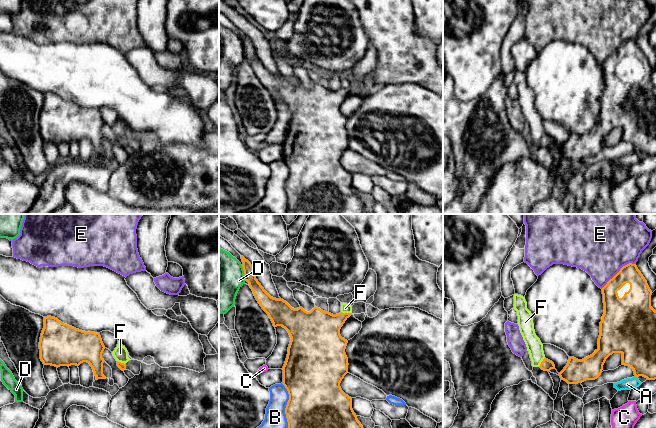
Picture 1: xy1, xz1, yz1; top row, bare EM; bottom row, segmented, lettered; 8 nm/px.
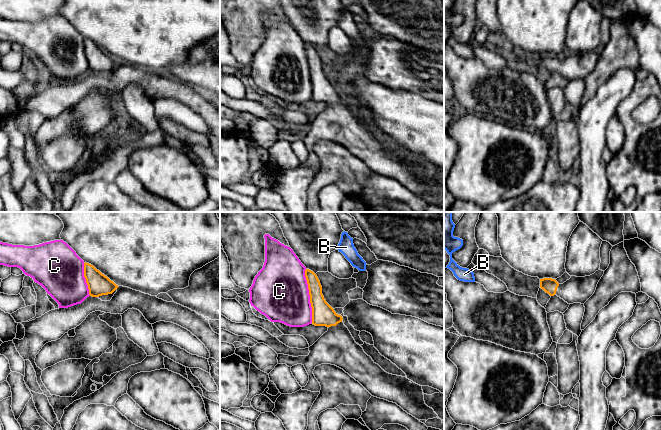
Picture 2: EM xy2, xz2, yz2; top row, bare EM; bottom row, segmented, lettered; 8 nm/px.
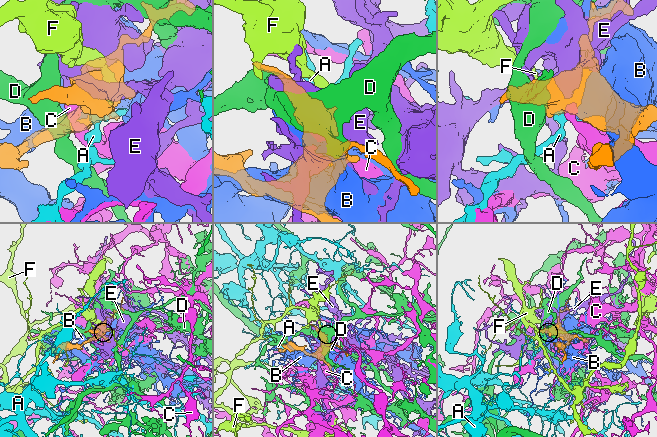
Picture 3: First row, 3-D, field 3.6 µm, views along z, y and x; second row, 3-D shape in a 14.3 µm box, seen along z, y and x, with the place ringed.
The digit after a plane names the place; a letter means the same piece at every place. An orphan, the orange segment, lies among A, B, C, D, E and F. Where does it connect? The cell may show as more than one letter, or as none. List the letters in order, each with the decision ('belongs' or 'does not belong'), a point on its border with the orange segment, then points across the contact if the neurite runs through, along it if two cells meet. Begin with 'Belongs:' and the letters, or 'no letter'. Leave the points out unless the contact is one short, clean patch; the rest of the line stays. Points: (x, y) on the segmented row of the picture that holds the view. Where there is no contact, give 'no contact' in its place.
Belongs: no letter
A: does not belong | yz1 (636, 376)
B: does not belong | xz1 (286, 405)
C: does not belong | xz2 (310, 296)
D: does not belong | xz1 (244, 273)
E: does not belong | yz1 (619, 271)
F: does not belong | xz1 (346, 313) | along xz1 (341, 311), (351, 313)

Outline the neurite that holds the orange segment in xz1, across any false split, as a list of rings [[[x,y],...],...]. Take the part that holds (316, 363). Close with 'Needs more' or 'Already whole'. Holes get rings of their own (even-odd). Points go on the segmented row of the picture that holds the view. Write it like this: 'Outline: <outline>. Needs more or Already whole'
Outline: [[[241,256],[241,259],[243,262],[244,280],[249,283],[256,300],[268,314],[273,326],[282,326],[291,337],[287,358],[282,368],[282,384],[289,394],[289,400],[285,408],[288,428],[363,428],[352,409],[352,398],[346,395],[340,387],[342,379],[348,373],[349,365],[345,353],[348,341],[341,337],[340,329],[352,313],[341,312],[333,315],[316,306],[310,312],[305,311],[302,307],[294,309],[283,299],[271,297],[256,279],[251,263],[243,256]]]. Already whole

